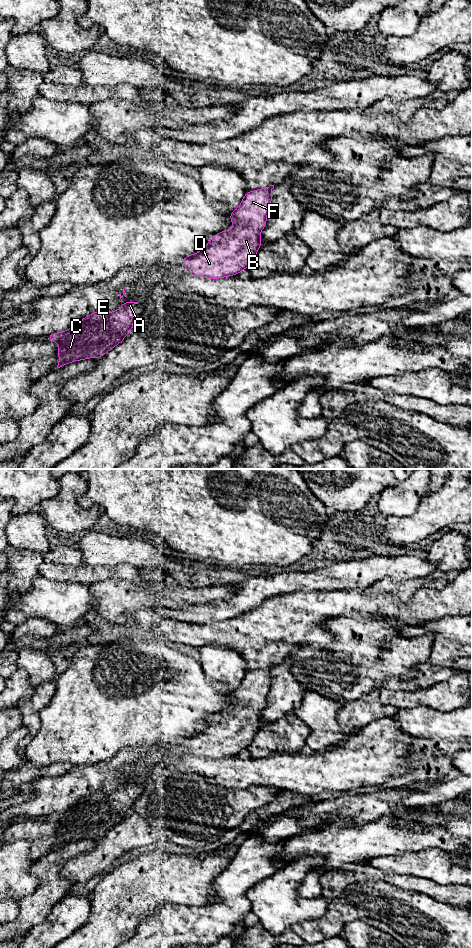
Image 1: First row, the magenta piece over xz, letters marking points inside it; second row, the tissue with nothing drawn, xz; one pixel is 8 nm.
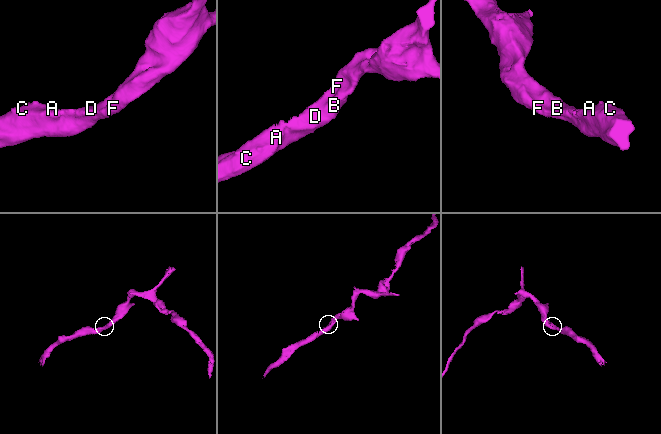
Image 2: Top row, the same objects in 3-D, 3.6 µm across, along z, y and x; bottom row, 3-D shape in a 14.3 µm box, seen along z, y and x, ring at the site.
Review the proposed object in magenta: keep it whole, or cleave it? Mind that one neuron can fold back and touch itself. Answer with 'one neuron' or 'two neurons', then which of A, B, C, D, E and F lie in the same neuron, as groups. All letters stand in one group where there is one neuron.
one neuron | A B C D E F

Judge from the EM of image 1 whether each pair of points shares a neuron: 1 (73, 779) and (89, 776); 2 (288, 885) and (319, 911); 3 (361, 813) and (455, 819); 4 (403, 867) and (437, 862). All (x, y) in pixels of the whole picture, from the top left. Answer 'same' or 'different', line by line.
1: same
2: same
3: different
4: same

